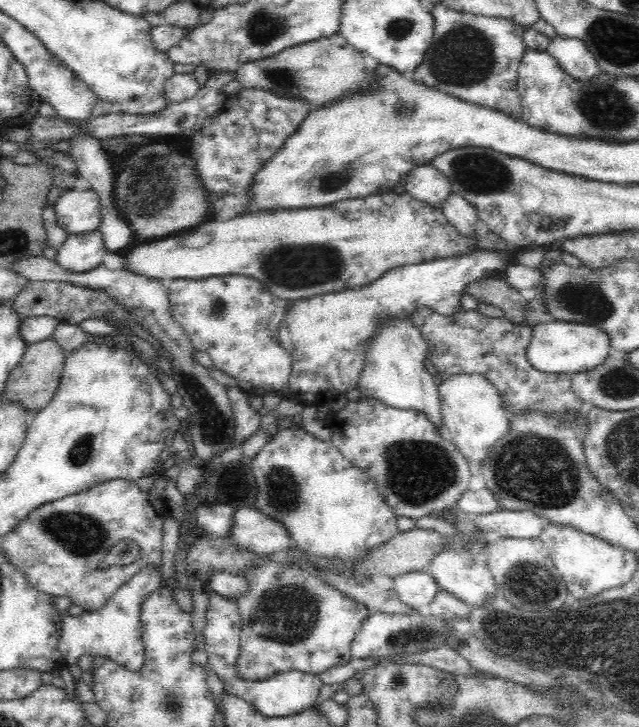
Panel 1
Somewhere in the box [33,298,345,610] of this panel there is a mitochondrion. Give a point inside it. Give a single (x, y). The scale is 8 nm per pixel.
(80, 535)

